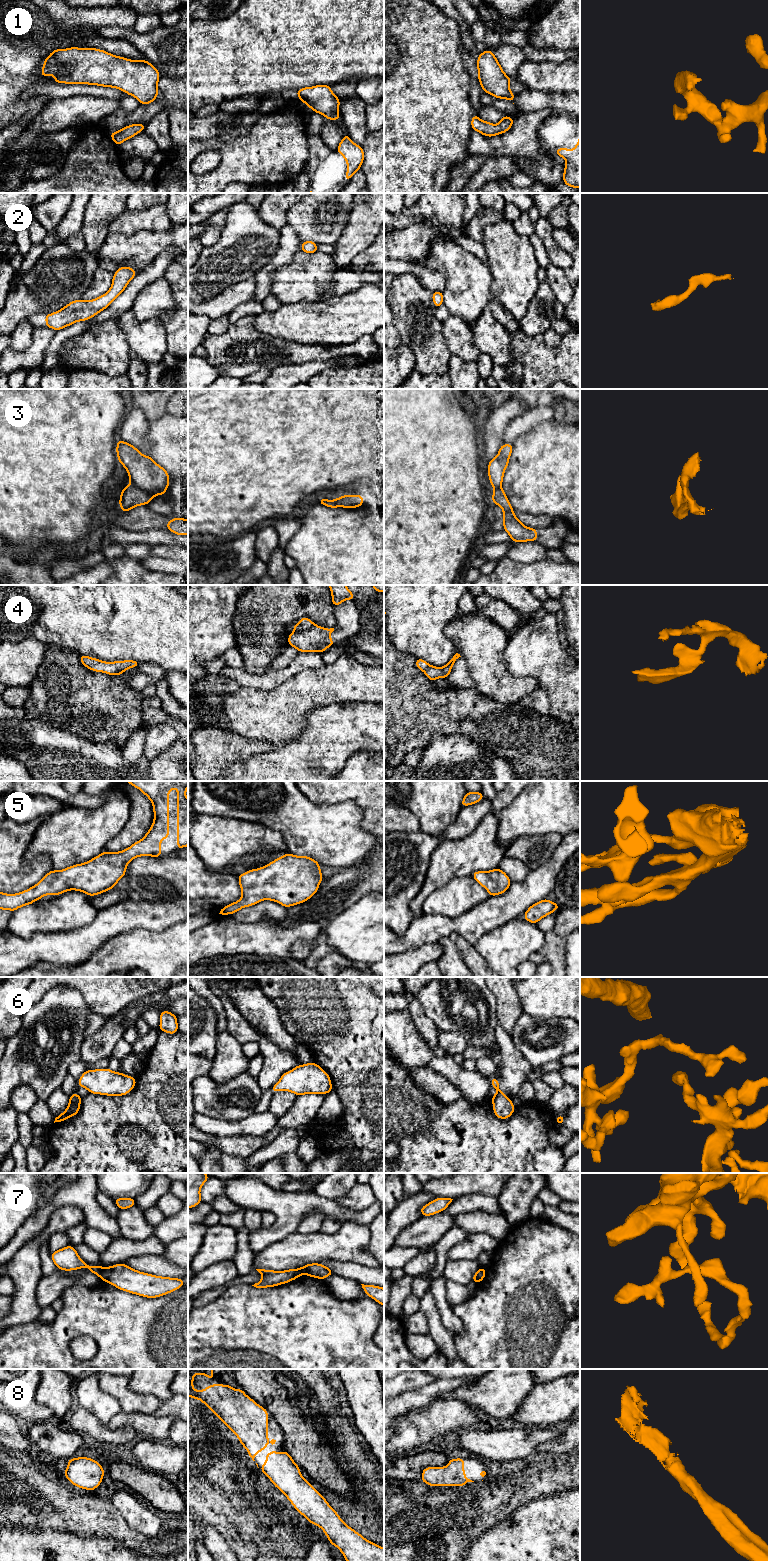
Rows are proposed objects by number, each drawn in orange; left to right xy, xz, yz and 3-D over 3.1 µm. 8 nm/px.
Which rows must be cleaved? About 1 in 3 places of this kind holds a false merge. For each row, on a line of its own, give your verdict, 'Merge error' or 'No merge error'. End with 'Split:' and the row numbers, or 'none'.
1: No merge error
2: No merge error
3: Merge error
4: Merge error
5: No merge error
6: No merge error
7: Merge error
8: No merge error
Split: 3, 4, 7

